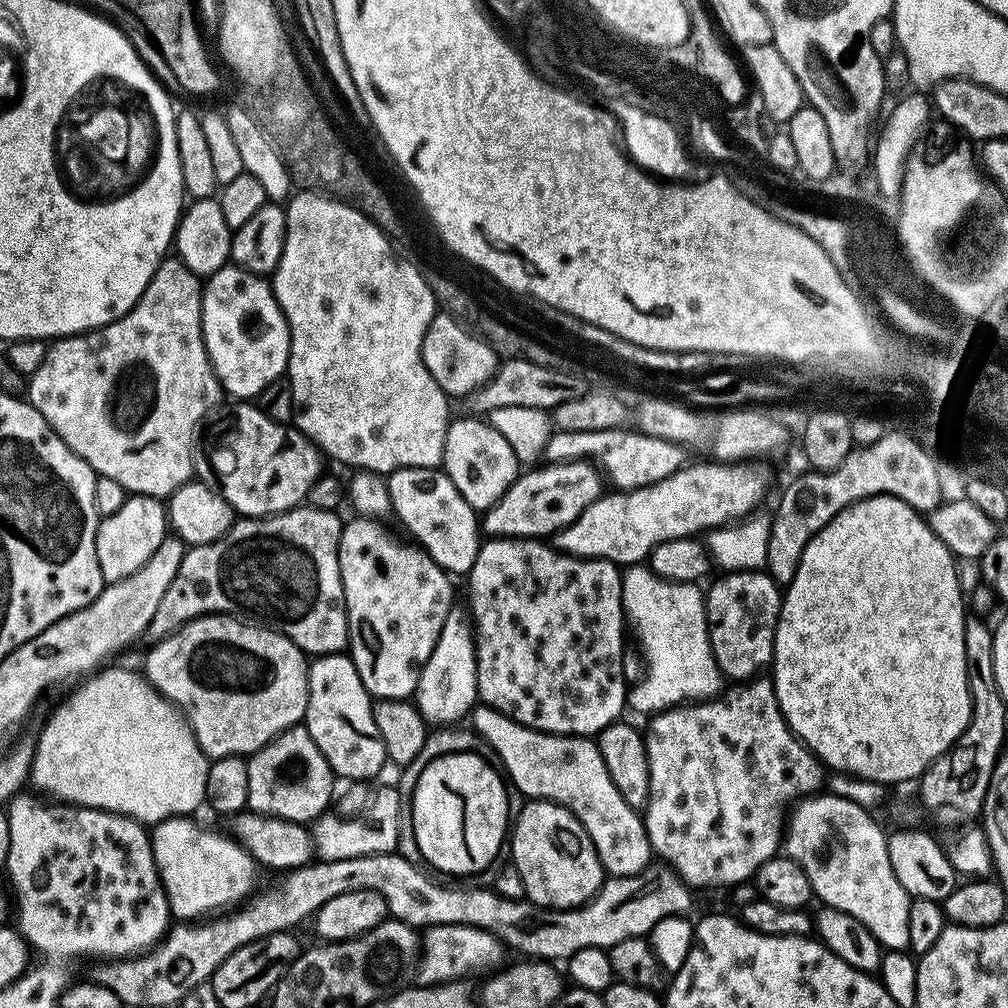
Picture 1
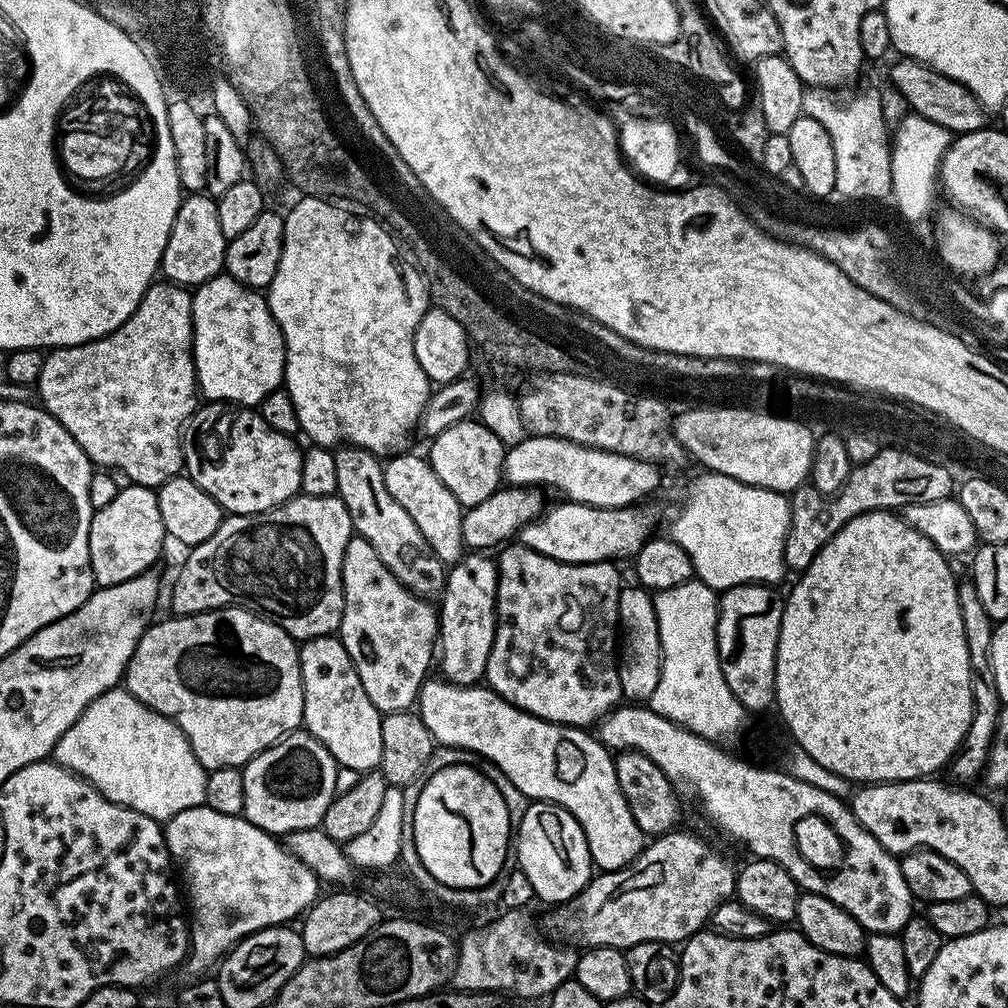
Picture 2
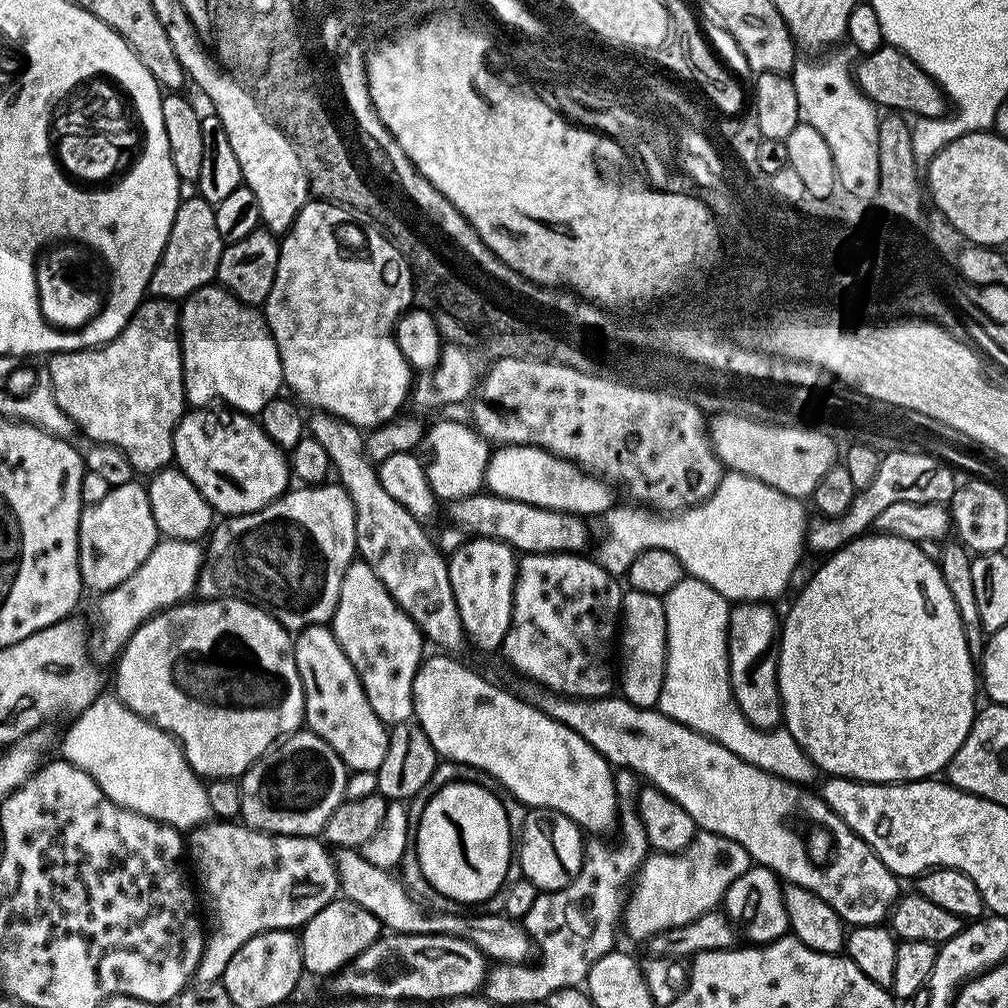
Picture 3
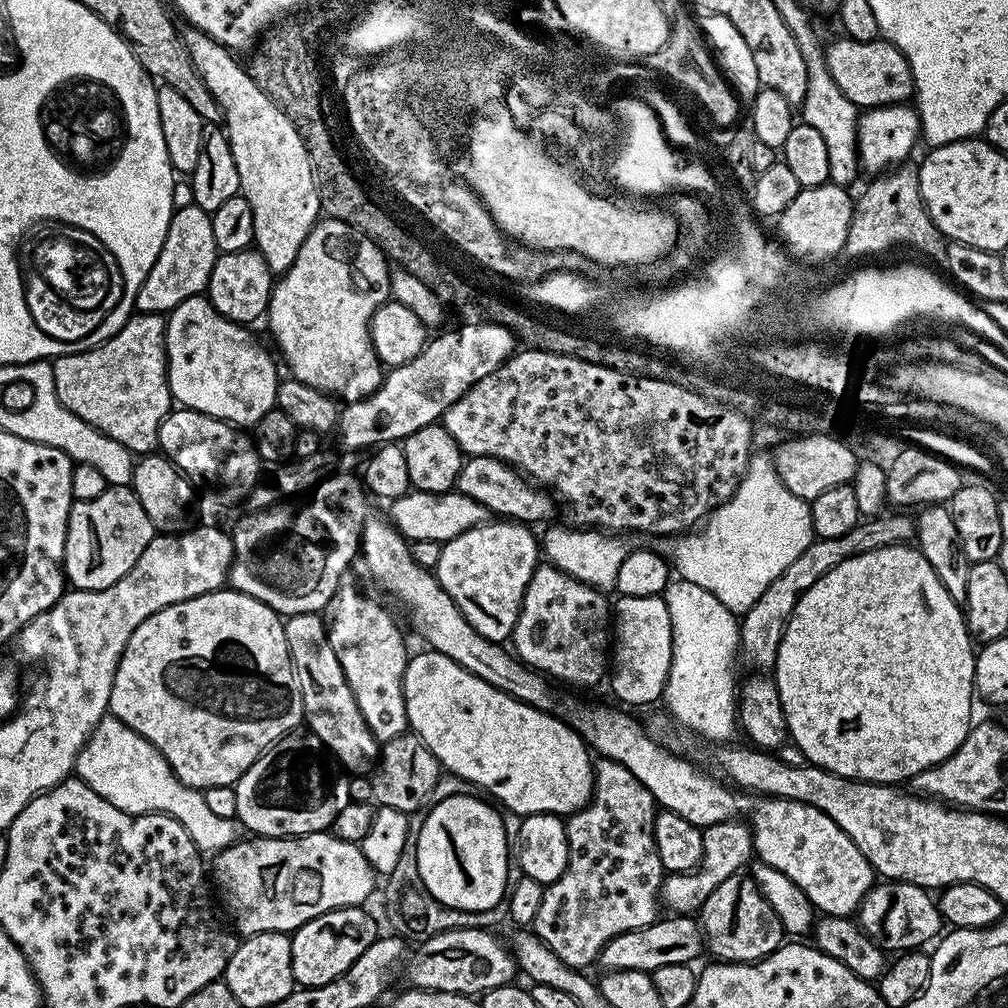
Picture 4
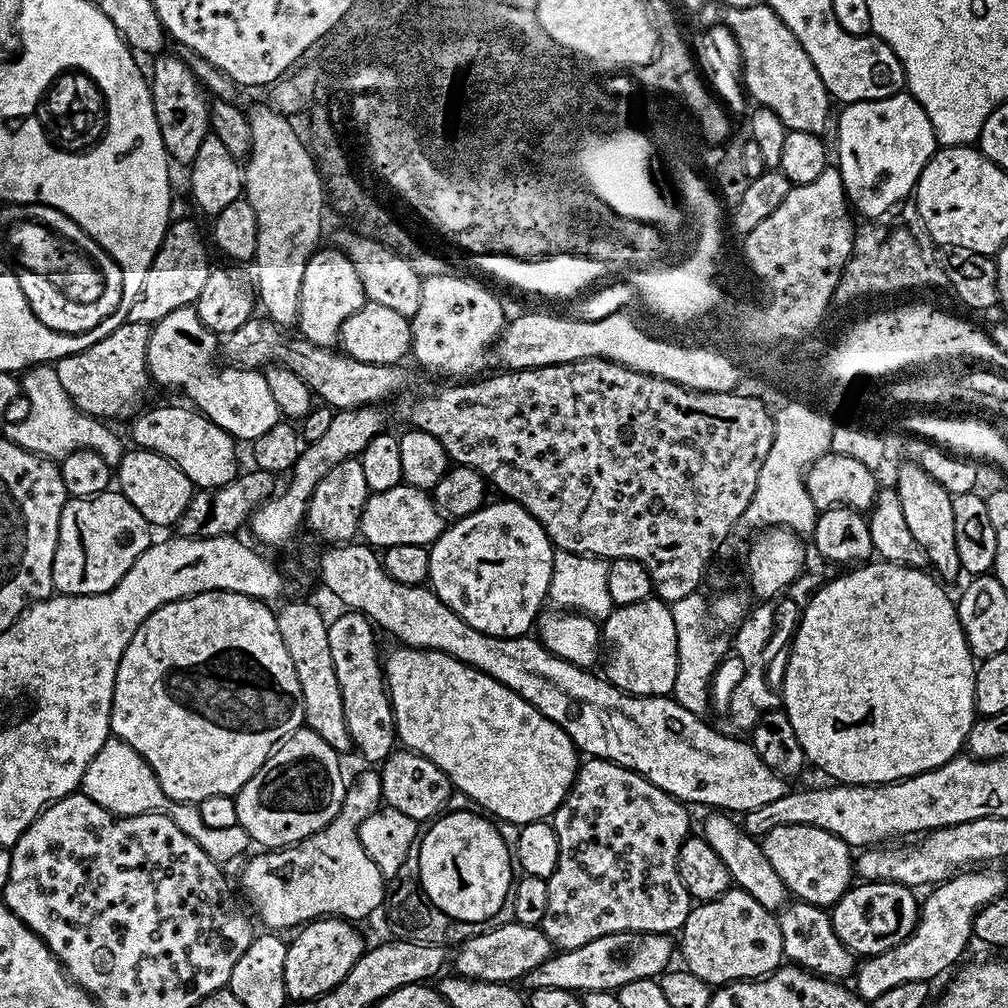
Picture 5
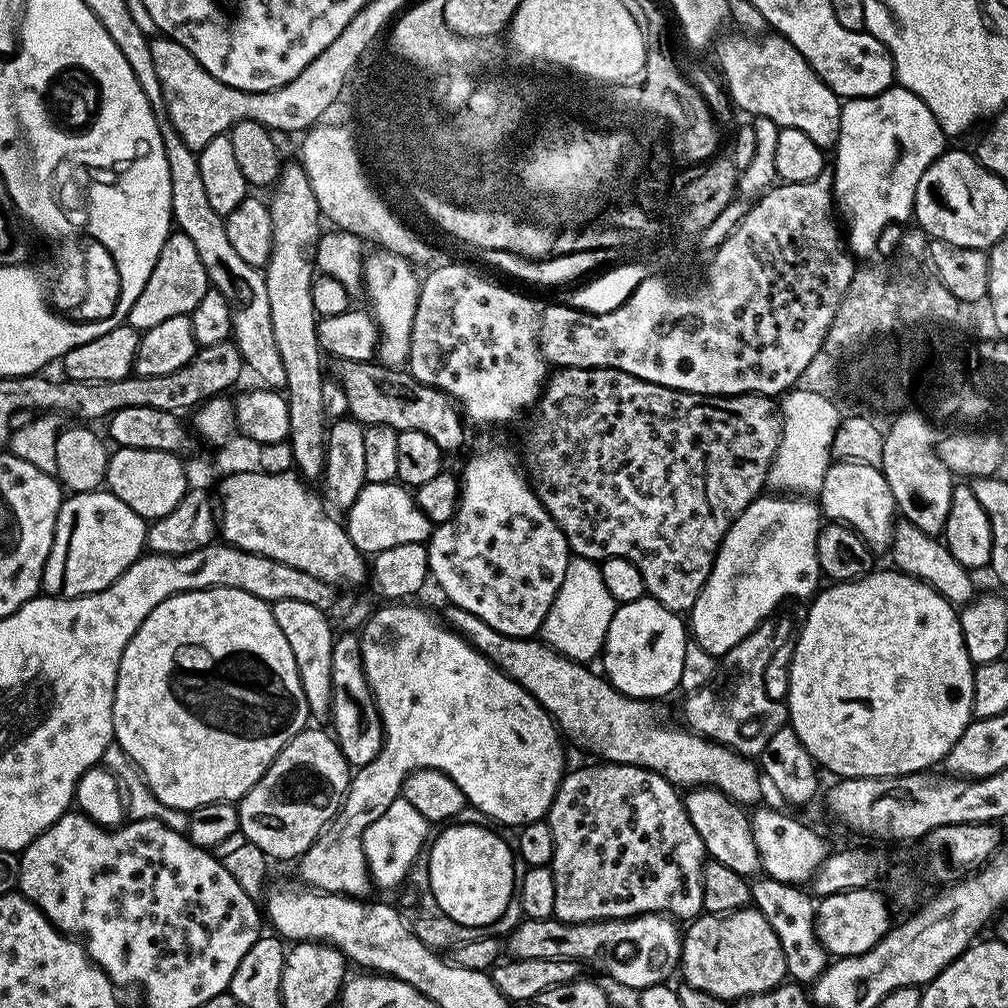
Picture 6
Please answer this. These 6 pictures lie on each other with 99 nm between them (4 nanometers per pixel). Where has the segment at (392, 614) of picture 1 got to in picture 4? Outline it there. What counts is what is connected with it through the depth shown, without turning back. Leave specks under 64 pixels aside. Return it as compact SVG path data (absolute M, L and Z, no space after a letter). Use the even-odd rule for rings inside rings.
M344 586L337 592L327 609L326 623L330 646L334 646L334 654L338 654L338 662L342 662L342 672L346 674L346 682L350 682L358 708L362 710L362 716L366 718L366 724L370 726L374 738L378 742L383 742L398 738L402 733L409 731L404 697L404 671L410 659L410 651L408 652L407 646L404 645L404 636L400 633L395 618L378 601L371 600L366 593Z

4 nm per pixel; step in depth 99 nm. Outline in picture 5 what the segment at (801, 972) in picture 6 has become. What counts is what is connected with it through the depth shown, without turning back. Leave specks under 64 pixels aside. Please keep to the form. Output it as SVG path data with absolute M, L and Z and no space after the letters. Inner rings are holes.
M804 900L785 903L779 909L778 919L782 930L784 960L828 980L844 982L855 973L858 960L834 932L831 915L819 904L807 904Z

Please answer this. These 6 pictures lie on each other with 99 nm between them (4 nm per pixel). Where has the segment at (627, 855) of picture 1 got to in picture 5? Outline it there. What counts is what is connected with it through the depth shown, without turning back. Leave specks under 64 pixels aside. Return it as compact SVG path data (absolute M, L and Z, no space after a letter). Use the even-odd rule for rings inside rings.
M396 646L396 649L389 656L387 653L383 666L399 743L407 751L417 752L426 758L430 758L430 762L434 762L448 775L448 779L452 781L452 787L455 791L464 792L477 806L483 809L485 813L491 814L497 821L509 820L510 823L516 824L515 826L533 824L535 820L547 821L552 813L558 810L558 806L572 788L576 770L580 767L582 760L578 755L578 749L574 746L574 742L557 724L550 722L550 718L546 718L539 712L533 704L526 702L518 694L514 694L514 690L510 690L505 684L498 682L492 676L487 676L485 672L479 672L478 669L470 664L463 664L462 661L448 656L445 652L432 652L428 648Z

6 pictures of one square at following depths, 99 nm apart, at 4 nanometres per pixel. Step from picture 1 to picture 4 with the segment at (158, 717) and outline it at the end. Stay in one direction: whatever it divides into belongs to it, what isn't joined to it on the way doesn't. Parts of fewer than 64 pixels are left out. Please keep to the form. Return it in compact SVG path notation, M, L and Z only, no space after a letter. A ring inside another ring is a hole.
M106 714L101 718L78 754L74 772L79 779L87 782L94 794L102 794L102 798L106 798L110 806L118 806L118 810L135 816L161 812L163 816L174 817L188 831L201 853L221 852L241 839L239 819L218 818L218 814L206 806L203 791L182 783L160 751L146 742L146 738L130 730L130 726L122 723L117 716Z

